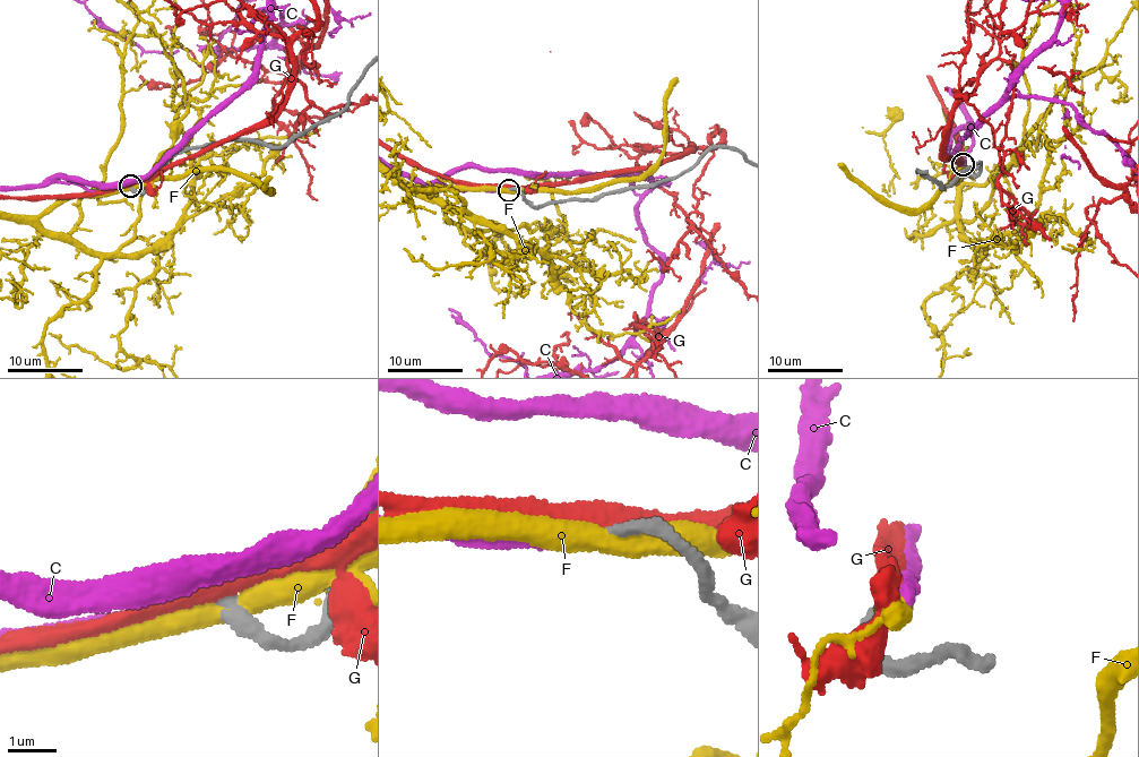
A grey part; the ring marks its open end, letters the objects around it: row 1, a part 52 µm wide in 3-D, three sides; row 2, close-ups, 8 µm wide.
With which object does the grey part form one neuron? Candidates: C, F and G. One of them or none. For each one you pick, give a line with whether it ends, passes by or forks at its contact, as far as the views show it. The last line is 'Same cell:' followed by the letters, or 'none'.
Same cell: none

